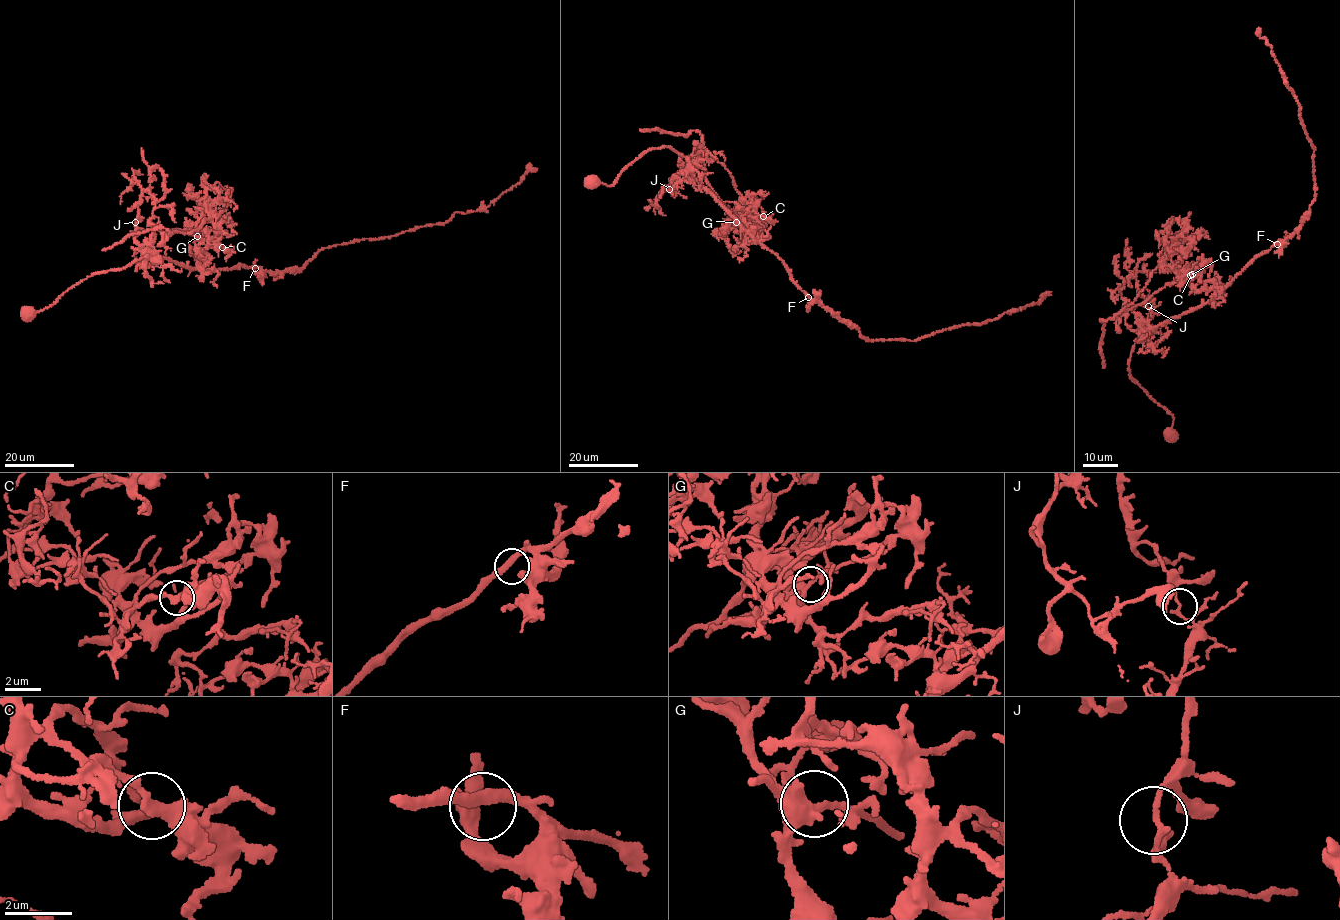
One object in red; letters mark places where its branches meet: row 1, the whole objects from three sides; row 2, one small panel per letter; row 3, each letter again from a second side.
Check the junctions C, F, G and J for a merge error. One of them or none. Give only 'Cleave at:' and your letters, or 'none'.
Cleave at: J

